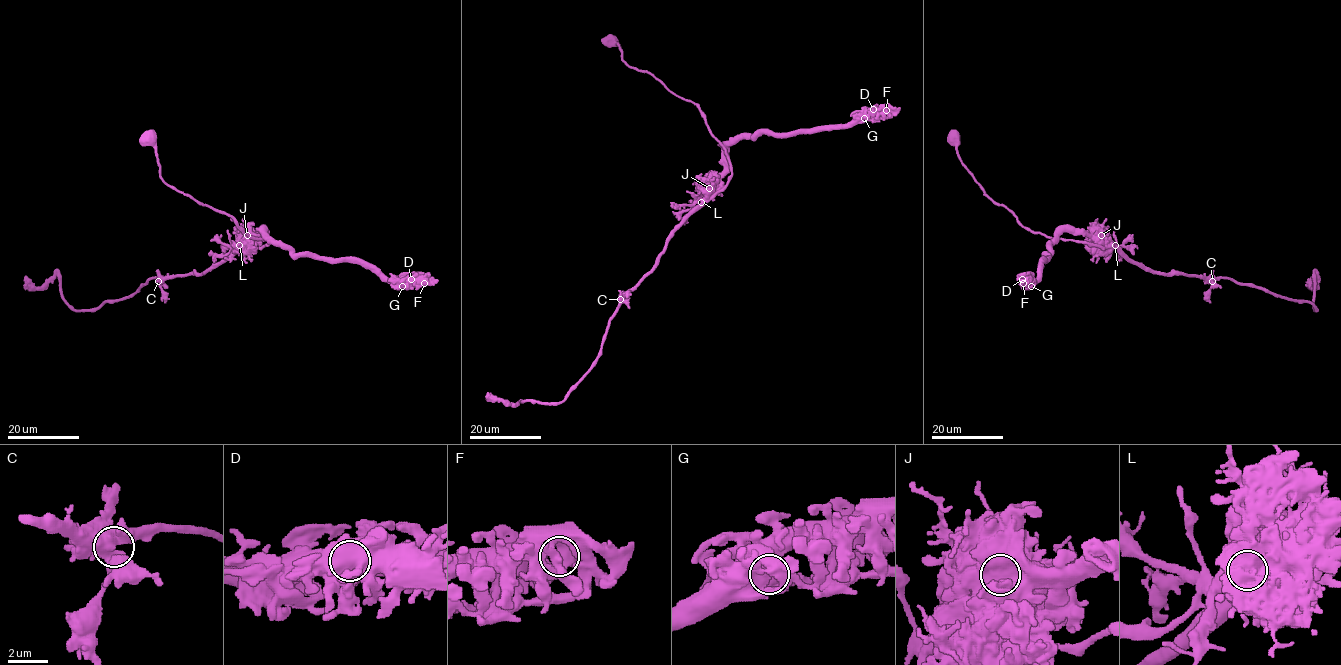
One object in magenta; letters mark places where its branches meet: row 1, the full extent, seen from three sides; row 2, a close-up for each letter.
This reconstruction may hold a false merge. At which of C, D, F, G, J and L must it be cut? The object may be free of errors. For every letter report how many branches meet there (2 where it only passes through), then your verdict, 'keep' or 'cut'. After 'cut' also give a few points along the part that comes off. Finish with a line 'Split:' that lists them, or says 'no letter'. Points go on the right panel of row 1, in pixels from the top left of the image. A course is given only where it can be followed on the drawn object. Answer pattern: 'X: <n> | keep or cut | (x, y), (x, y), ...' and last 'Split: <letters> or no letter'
C: 3 | keep
D: 2 | keep
F: 2 | keep
G: 3 | keep
J: 2 | cut | (1101, 235), (1129, 259), (1158, 273), (1230, 278), (1310, 301), (1315, 310), (1314, 272), (1312, 287), (1313, 276)
L: 3 | keep
Split: J

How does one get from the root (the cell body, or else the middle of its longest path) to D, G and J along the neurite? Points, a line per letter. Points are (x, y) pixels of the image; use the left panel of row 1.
D: (148, 137), (161, 179), (270, 243), (255, 247), (264, 231), (295, 254), (354, 259), (392, 280), (411, 279)
G: (148, 137), (161, 179), (270, 243), (255, 247), (264, 231), (295, 254), (368, 263), (402, 286)
J: (148, 137), (155, 149), (160, 176), (167, 184), (229, 214), (248, 236), (270, 243), (255, 247), (246, 235)

